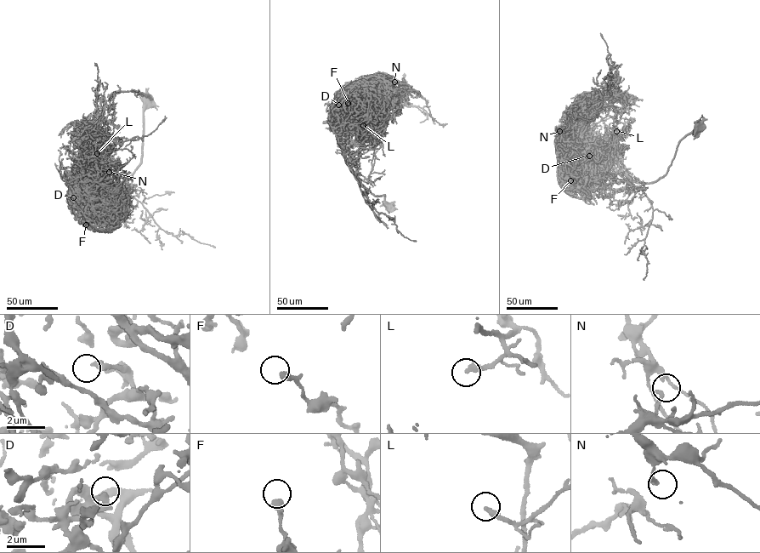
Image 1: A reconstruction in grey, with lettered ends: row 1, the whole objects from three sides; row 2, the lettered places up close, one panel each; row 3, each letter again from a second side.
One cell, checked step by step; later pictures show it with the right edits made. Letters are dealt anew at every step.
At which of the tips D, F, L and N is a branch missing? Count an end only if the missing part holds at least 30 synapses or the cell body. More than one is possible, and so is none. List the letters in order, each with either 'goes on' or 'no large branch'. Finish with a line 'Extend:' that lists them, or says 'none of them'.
D: no large branch
F: no large branch
L: no large branch
N: no large branch
Extend: none of them

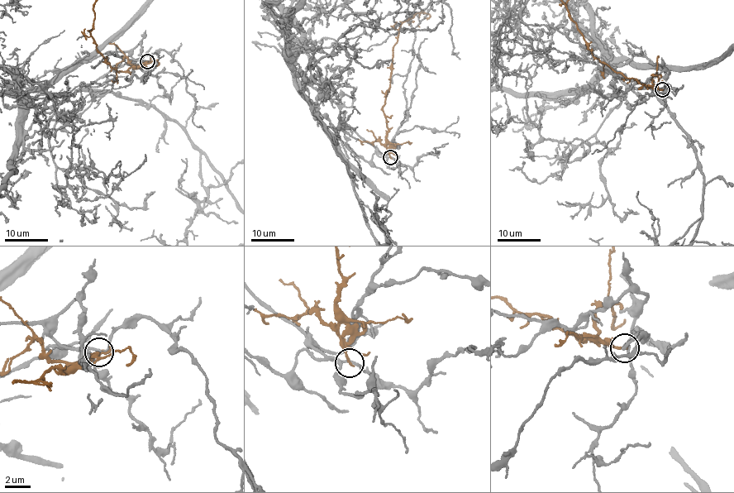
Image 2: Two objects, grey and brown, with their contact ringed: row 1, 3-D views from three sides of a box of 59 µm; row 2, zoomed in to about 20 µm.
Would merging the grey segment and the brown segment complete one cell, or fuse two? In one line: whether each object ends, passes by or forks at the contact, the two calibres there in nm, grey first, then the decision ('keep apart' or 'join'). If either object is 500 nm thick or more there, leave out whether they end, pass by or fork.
grey forks; brown ends; calibres 170 and 200 nm; join

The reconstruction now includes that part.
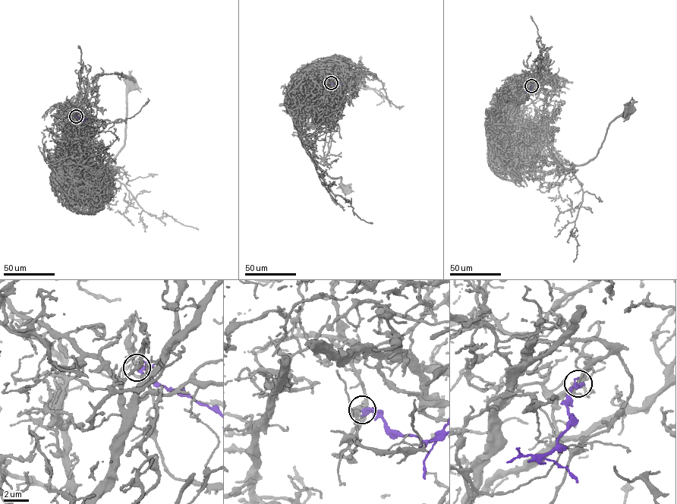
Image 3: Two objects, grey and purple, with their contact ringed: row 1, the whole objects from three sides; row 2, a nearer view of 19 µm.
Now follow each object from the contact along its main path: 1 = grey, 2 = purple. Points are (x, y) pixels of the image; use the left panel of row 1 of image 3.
1: (76, 116), (75, 111), (71, 146), (77, 160), (71, 171), (87, 177), (123, 146), (127, 96), (132, 80)
2: (75, 116), (87, 119)

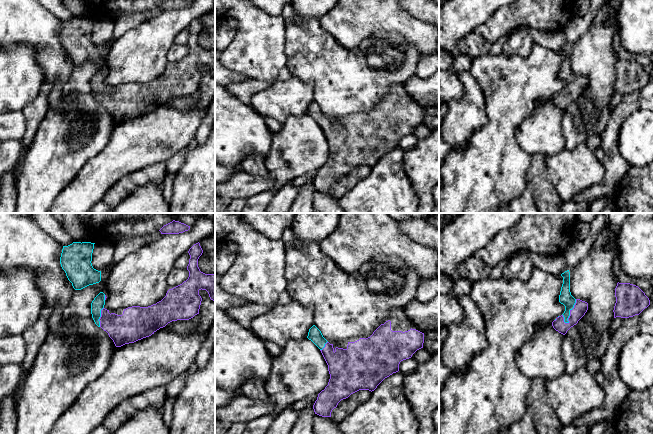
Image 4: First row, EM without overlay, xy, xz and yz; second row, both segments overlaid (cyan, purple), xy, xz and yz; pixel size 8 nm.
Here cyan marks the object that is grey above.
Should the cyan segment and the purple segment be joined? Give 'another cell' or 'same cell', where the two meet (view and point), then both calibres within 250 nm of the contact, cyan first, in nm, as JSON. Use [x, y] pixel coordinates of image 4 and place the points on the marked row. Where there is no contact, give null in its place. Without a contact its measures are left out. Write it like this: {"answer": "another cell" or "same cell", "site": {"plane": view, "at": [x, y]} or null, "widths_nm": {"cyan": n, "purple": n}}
{"answer": "same cell", "site": {"plane": "yz", "at": [569, 312]}, "widths_nm": {"cyan": 110, "purple": 110}}

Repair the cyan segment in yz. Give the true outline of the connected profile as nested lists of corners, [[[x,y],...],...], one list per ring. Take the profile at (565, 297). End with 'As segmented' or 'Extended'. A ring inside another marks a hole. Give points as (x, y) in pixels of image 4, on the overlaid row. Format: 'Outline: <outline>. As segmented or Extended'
Outline: [[[569,270],[562,273],[561,276],[563,277],[563,284],[559,295],[559,302],[565,306],[565,311],[552,322],[552,326],[556,331],[565,335],[585,315],[588,310],[588,303],[575,299],[571,295]]]. Extended

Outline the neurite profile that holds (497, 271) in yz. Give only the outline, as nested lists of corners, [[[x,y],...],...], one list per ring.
[[[502,260],[497,265],[495,265],[490,274],[490,278],[493,280],[499,279],[503,277],[503,269],[508,264],[508,260]]]

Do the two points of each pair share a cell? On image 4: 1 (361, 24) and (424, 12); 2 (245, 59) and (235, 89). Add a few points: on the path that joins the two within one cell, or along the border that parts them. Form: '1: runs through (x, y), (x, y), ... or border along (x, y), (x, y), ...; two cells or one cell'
1: border along (403, 10), (428, 23); two cells
2: border along (247, 78), (263, 79), (269, 84); two cells

